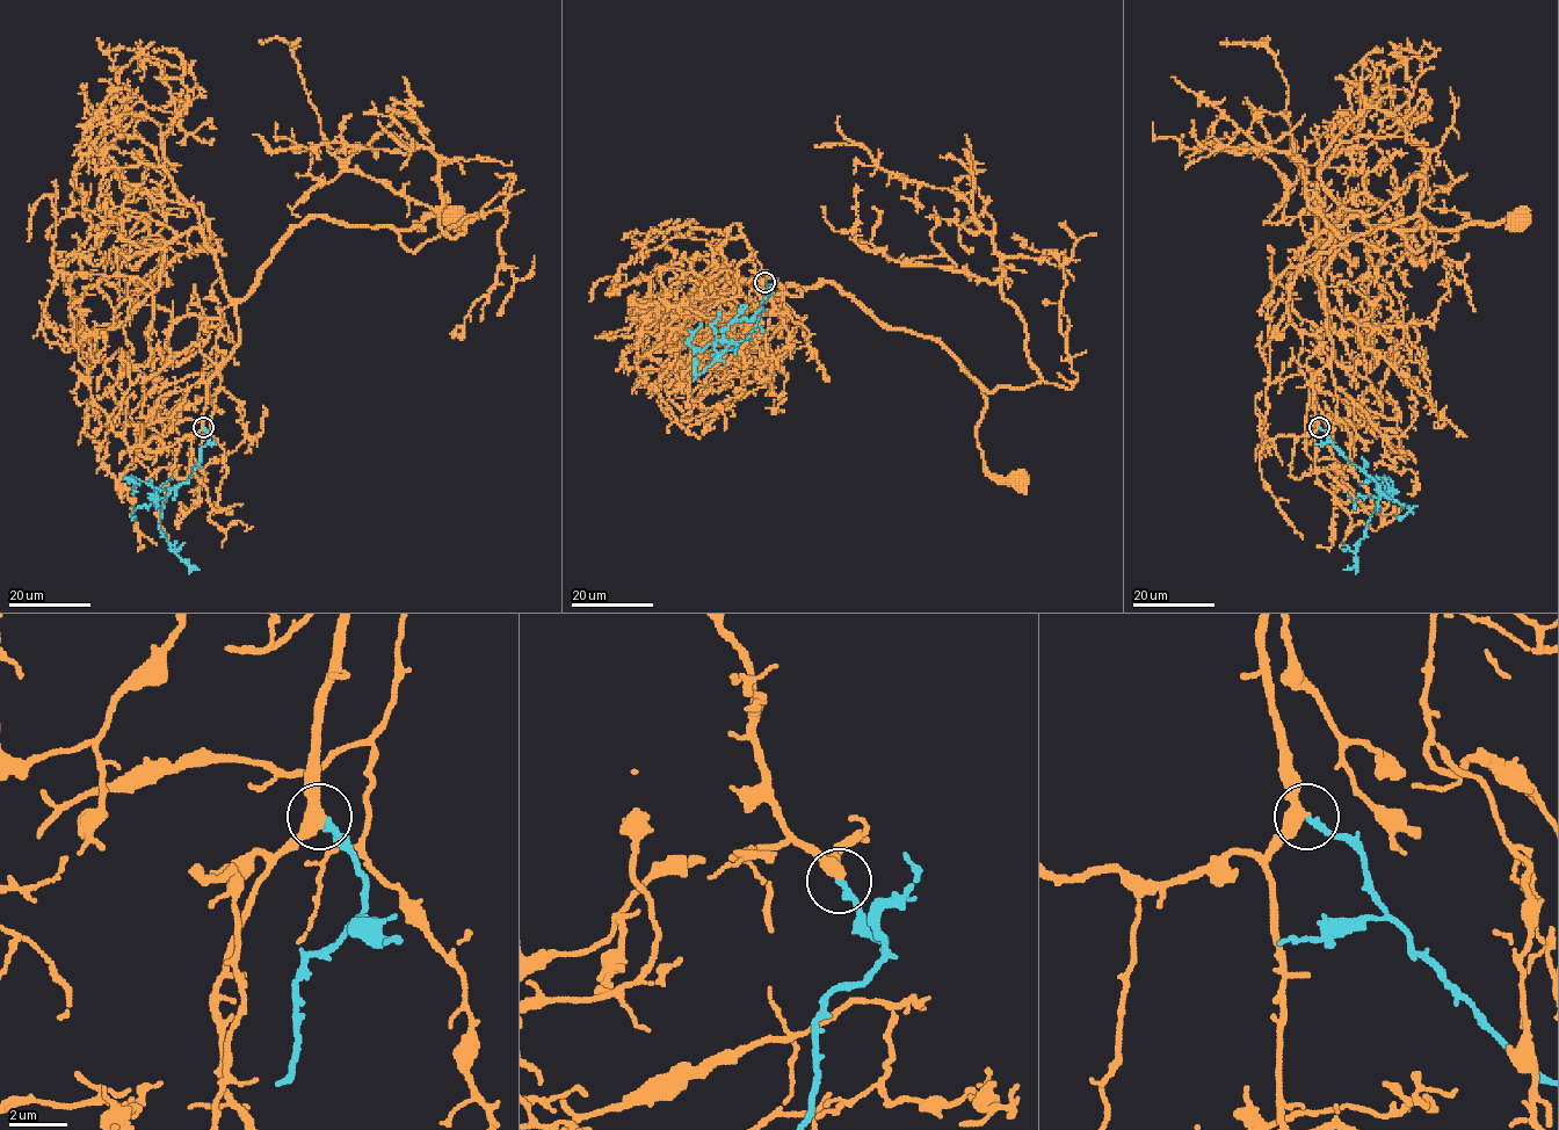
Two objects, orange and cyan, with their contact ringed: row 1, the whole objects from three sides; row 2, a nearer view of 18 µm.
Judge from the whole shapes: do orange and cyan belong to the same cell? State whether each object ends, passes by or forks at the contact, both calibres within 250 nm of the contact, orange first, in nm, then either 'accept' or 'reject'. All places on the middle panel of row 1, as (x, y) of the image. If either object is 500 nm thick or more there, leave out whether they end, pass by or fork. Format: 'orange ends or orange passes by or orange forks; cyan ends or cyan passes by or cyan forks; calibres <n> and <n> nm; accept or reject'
orange passes by; cyan ends; calibres 400 and 240 nm; accept

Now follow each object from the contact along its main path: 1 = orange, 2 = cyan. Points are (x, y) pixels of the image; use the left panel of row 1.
1: (203, 427), (207, 381), (238, 343), (236, 305), (295, 227), (318, 216), (419, 230), (428, 217), (455, 222)
2: (203, 427), (209, 441), (200, 451), (200, 462), (167, 497), (160, 523), (175, 552), (200, 569)

